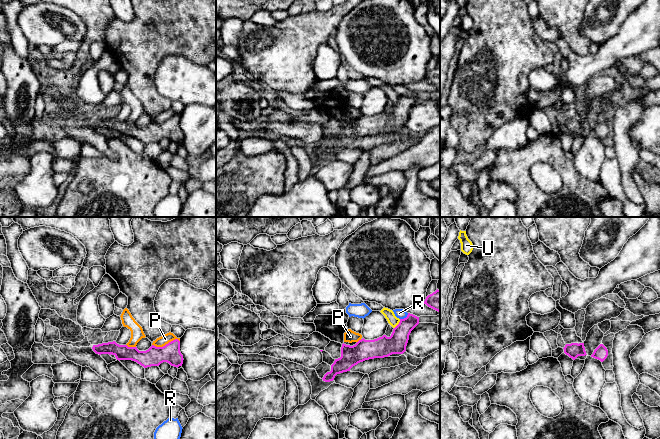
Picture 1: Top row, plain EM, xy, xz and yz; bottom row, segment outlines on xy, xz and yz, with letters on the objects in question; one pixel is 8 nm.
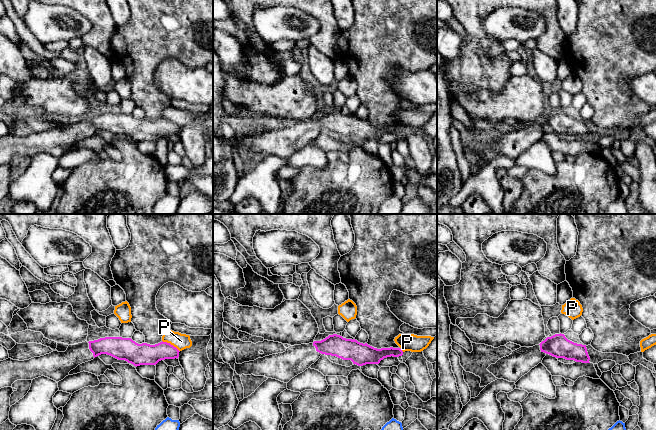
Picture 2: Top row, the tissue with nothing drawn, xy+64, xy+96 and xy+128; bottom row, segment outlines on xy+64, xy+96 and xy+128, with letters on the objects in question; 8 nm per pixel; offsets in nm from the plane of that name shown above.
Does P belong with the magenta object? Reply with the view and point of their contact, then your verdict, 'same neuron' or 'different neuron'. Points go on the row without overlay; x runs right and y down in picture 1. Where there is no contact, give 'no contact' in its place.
xy (166, 120) | different neuron

